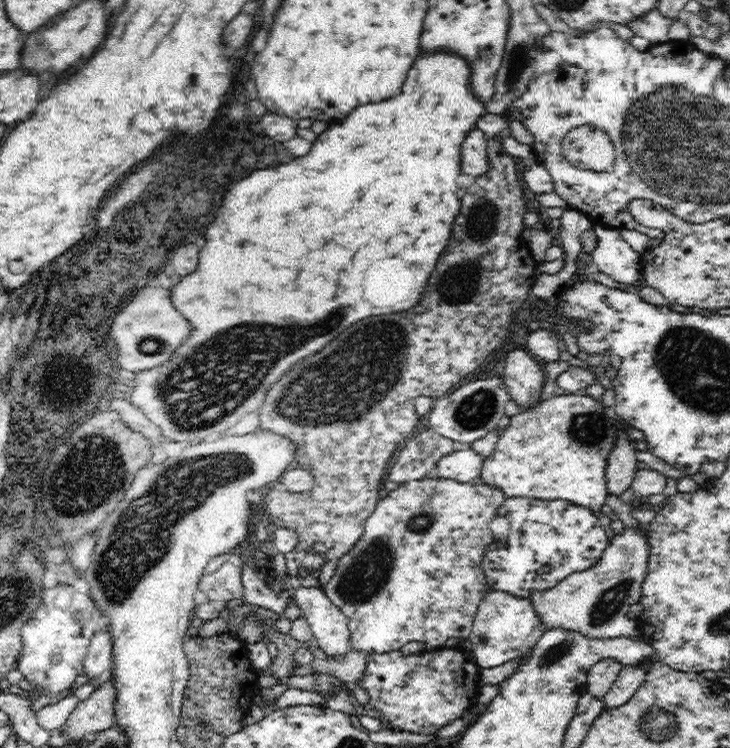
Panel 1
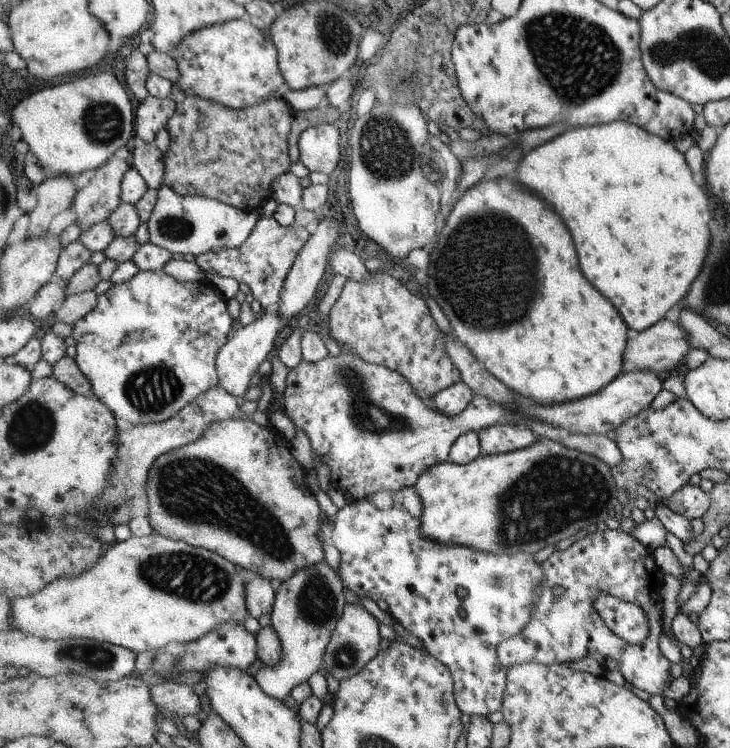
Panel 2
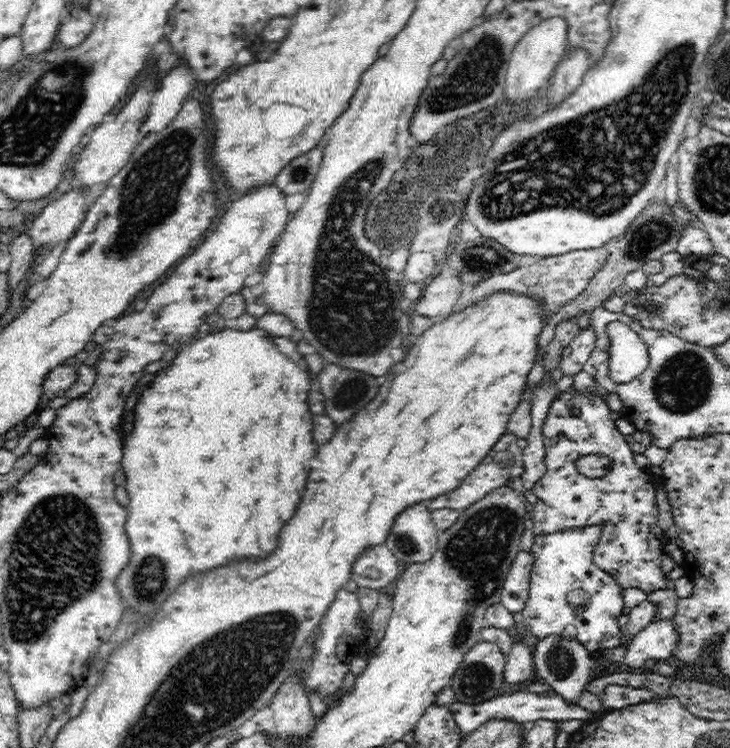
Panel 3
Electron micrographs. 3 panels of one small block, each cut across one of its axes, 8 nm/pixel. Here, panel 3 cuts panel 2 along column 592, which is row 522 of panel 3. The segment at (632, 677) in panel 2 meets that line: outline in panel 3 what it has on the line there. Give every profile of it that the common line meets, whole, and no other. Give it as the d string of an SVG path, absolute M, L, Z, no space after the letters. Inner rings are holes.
M562 394L543 424L543 445L545 450L546 474L534 484L531 490L537 496L537 502L531 505L533 518L529 521L535 535L547 535L566 529L584 529L585 526L601 526L598 542L594 546L593 561L602 570L613 575L622 588L640 588L651 593L671 587L671 581L662 571L662 548L667 542L666 533L658 525L658 504L656 488L652 477L645 468L634 460L634 453L618 431L615 421L610 418L612 411L600 396L592 394ZM587 455L600 455L610 459L611 467L604 477L588 478L580 474L576 462Z

